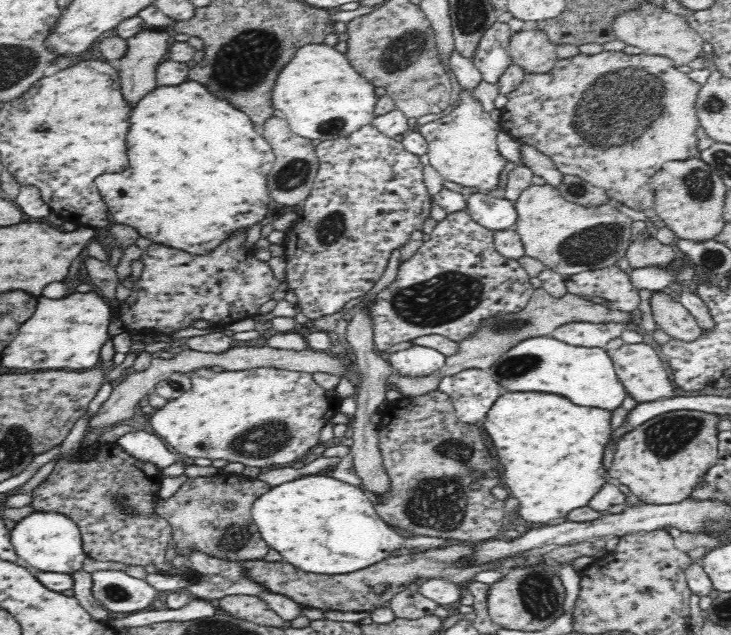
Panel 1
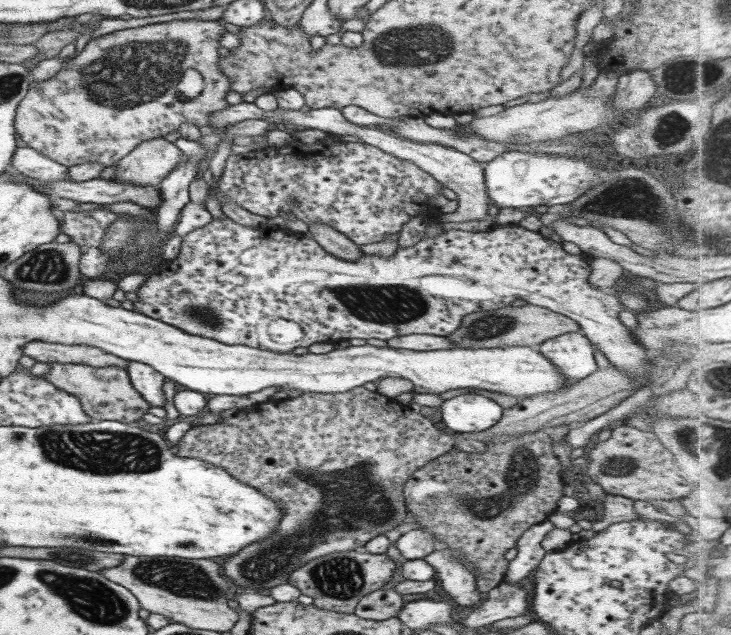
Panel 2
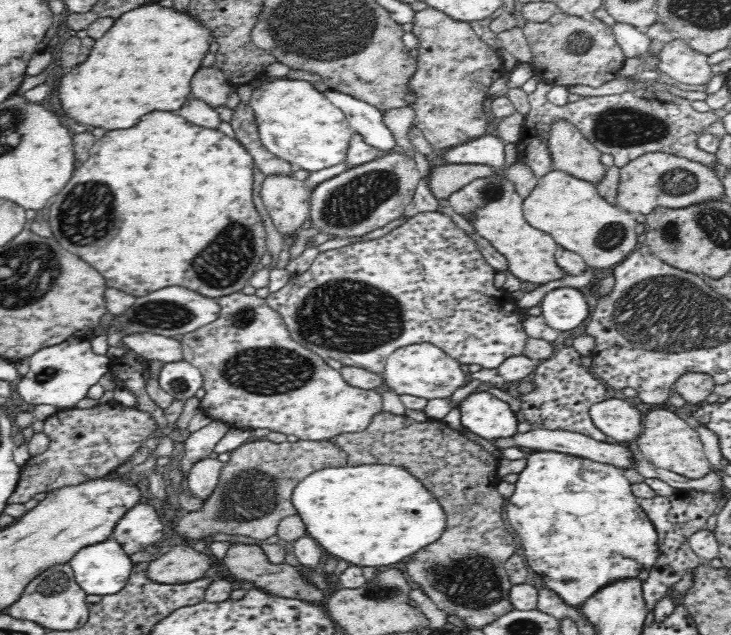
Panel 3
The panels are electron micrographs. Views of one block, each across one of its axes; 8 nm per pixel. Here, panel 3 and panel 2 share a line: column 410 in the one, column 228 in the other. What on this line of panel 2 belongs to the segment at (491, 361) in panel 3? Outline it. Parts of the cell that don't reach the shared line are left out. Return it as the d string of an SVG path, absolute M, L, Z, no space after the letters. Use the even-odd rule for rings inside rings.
M226 217L223 218L223 220L211 218L209 224L205 224L202 228L191 230L182 238L179 253L177 253L175 259L163 260L154 271L150 271L143 276L143 278L145 278L145 283L135 291L139 300L133 302L133 308L135 312L147 315L148 317L160 320L161 322L166 322L171 326L175 326L175 328L179 328L179 330L183 330L183 332L187 334L210 338L221 344L250 346L254 349L266 351L272 350L273 352L283 354L287 351L291 351L293 348L297 348L297 346L307 348L310 344L315 344L315 342L331 342L331 340L348 340L350 338L363 338L363 340L367 340L367 338L378 338L379 340L386 341L388 338L406 334L433 334L437 336L447 336L459 326L461 318L469 313L494 311L498 308L503 308L503 306L509 306L514 300L525 300L527 304L534 304L535 306L541 306L541 308L548 308L549 310L566 316L573 322L576 322L582 330L582 333L587 337L587 340L603 353L603 356L607 358L609 364L618 368L618 371L623 371L630 377L637 379L640 382L640 388L650 386L651 382L655 380L653 376L650 376L651 372L648 370L650 367L650 362L648 362L648 360L651 358L651 353L644 350L644 348L634 340L634 336L630 334L630 329L621 324L619 319L617 319L617 313L623 309L619 299L617 297L603 294L601 290L591 287L591 285L589 285L589 273L589 260L583 253L569 255L567 252L563 251L560 242L546 239L542 234L539 234L538 231L529 231L518 225L493 226L489 230L482 232L450 229L440 232L433 238L422 236L419 241L415 241L415 244L412 246L407 246L405 248L397 247L394 254L389 257L363 254L359 255L359 258L356 258L354 261L346 261L324 251L312 238L296 235L283 229L279 223L269 224L264 228L261 226L251 228L251 226L235 224L235 222L231 222L231 220ZM277 318L295 322L295 324L301 328L301 332L303 332L301 338L305 338L305 340L277 342L277 340L273 340L271 334L267 336L267 324L271 324L271 322L277 320Z

